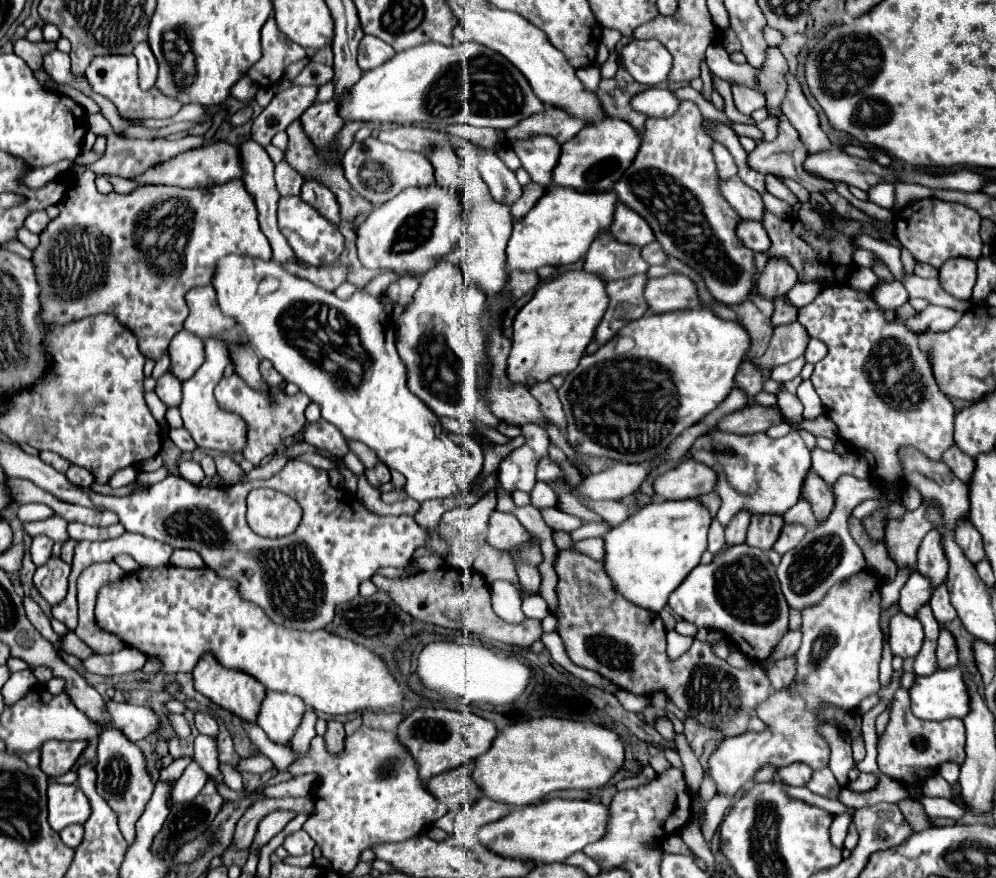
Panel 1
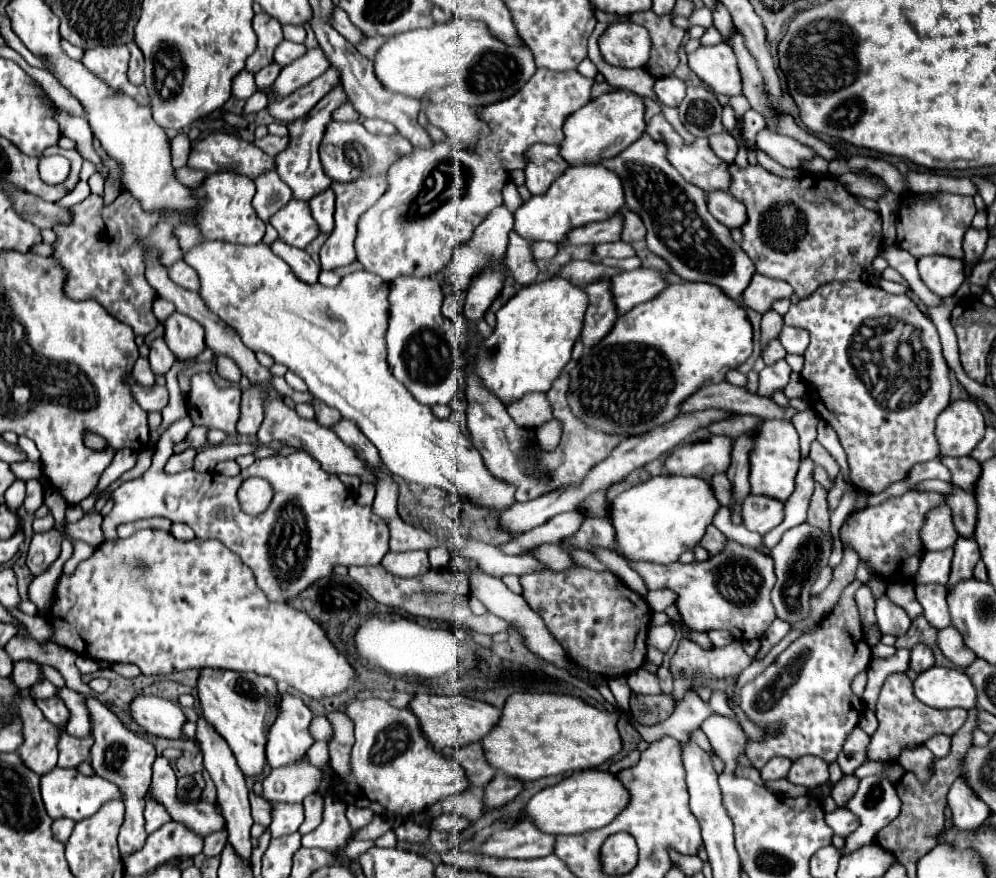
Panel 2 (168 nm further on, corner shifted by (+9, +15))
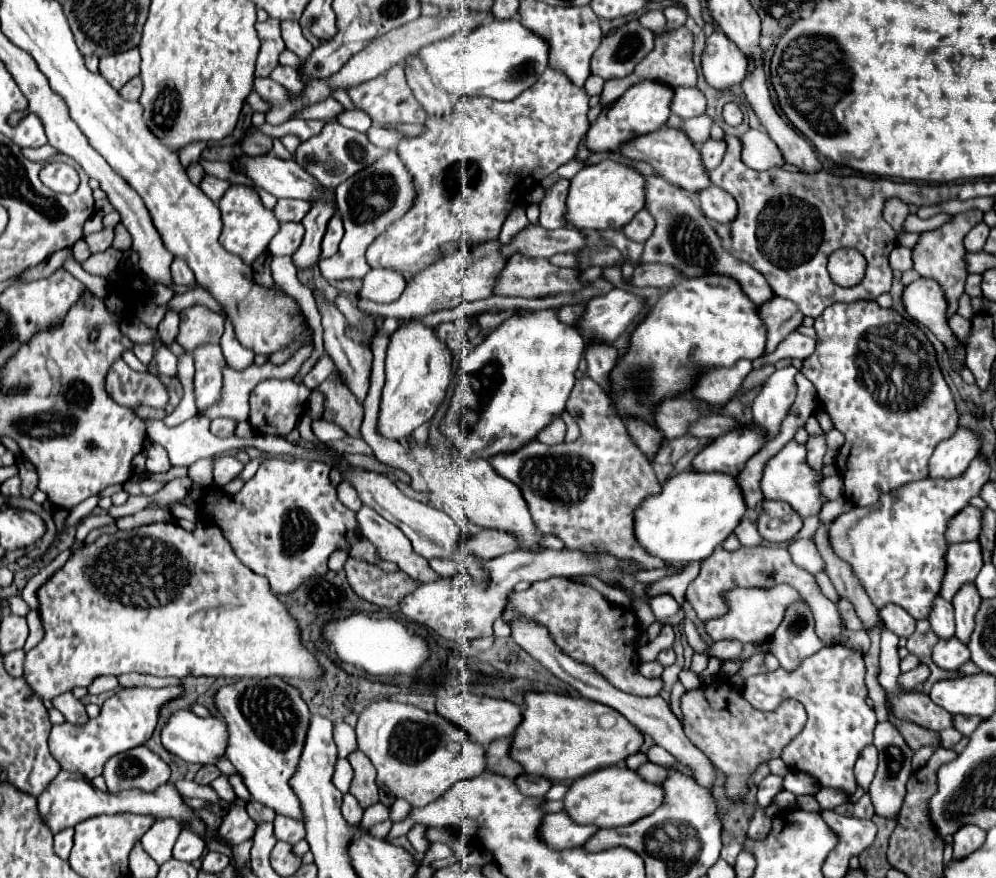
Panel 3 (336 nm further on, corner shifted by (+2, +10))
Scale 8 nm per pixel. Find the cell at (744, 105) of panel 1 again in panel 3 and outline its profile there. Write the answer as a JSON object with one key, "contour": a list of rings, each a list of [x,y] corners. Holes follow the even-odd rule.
{"contour":[[[712,33],[706,39],[702,73],[710,87],[724,91],[740,85],[746,77],[746,67],[746,55],[724,33]]]}

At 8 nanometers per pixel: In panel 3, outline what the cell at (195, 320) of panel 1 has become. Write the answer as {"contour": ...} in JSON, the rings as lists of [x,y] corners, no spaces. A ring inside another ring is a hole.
{"contour":[[[174,259],[172,263],[172,279],[176,285],[186,285],[186,287],[194,287],[194,273],[190,273],[190,267],[186,265],[184,259]]]}

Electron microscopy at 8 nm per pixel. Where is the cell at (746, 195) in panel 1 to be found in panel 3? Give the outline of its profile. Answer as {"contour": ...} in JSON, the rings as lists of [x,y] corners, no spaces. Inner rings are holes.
{"contour":[[[660,127],[654,133],[648,133],[648,135],[642,135],[642,137],[628,141],[626,145],[622,145],[620,153],[630,157],[630,159],[640,159],[640,161],[650,163],[658,175],[662,175],[666,181],[672,181],[674,185],[678,185],[690,193],[698,193],[700,189],[706,189],[712,185],[710,175],[708,175],[708,171],[700,159],[698,147],[680,129]]]}

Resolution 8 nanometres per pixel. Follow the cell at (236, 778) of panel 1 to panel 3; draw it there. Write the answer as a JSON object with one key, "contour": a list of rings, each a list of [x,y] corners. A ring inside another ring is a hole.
{"contour":[[[286,815],[274,817],[274,833],[276,833],[276,839],[292,843],[292,845],[298,843],[300,839],[304,839],[304,835],[306,835],[304,823],[300,819],[286,817]]]}

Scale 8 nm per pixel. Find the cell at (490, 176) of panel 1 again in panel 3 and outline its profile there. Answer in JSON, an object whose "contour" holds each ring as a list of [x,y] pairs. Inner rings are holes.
{"contour":[[[410,57],[408,65],[406,65],[406,79],[408,79],[408,85],[414,93],[414,97],[418,99],[418,103],[424,107],[424,111],[428,115],[446,117],[446,113],[450,113],[450,109],[454,109],[454,99],[444,89],[434,87],[428,73],[420,65],[420,61],[414,57]]]}

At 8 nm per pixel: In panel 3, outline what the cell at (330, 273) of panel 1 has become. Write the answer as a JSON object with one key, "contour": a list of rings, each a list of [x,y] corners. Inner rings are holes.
{"contour":[[[388,151],[382,159],[378,159],[374,165],[362,169],[354,177],[346,179],[336,187],[336,203],[338,203],[338,213],[342,213],[344,221],[344,239],[340,243],[340,249],[334,257],[320,259],[320,271],[328,281],[338,281],[338,279],[352,279],[358,277],[362,279],[370,269],[366,263],[366,249],[368,245],[398,217],[402,217],[414,201],[416,189],[414,183],[404,169],[402,161],[398,159],[396,151]]]}

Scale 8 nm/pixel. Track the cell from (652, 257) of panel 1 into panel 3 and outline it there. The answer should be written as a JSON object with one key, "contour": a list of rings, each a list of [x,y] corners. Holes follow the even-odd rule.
{"contour":[[[642,209],[642,213],[638,213],[638,217],[634,217],[634,221],[630,221],[630,225],[626,225],[626,229],[622,229],[622,231],[632,241],[646,241],[652,235],[654,225],[656,223],[654,223],[652,215],[646,209]]]}

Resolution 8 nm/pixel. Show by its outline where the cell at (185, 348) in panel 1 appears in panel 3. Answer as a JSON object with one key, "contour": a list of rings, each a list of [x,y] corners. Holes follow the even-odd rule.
{"contour":[[[192,305],[180,311],[180,317],[182,321],[176,343],[188,353],[202,345],[218,343],[224,333],[224,317],[202,305]]]}

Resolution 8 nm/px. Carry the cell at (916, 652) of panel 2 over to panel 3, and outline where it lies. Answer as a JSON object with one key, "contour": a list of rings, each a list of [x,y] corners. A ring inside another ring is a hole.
{"contour":[[[920,663],[916,669],[912,669],[912,671],[908,671],[908,673],[902,673],[900,677],[898,677],[898,685],[902,687],[902,689],[916,689],[916,687],[920,687],[926,679],[930,677],[930,669],[924,665],[924,663]]]}

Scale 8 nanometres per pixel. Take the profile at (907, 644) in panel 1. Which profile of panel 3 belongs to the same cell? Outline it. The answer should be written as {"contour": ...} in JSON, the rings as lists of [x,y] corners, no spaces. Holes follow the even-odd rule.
{"contour":[[[884,605],[880,609],[880,617],[882,617],[886,629],[896,633],[898,637],[910,637],[914,633],[914,629],[916,629],[914,617],[910,617],[910,613],[906,613],[898,605]]]}

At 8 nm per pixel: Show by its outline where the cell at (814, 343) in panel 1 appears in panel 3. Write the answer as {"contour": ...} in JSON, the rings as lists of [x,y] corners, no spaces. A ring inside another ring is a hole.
{"contour":[[[794,331],[776,347],[774,353],[758,357],[752,365],[754,365],[754,369],[758,369],[764,363],[776,363],[778,359],[784,359],[784,357],[804,361],[806,357],[810,357],[814,353],[814,347],[816,347],[816,341],[812,337],[806,337],[806,335],[800,335],[798,331]]]}

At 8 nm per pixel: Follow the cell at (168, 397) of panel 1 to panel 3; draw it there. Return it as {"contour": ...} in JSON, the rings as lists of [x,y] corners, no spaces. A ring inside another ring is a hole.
{"contour":[[[172,311],[166,313],[166,317],[162,319],[162,323],[158,327],[158,337],[166,347],[170,347],[174,343],[176,335],[178,335],[178,323],[180,323],[178,313],[172,313]]]}

